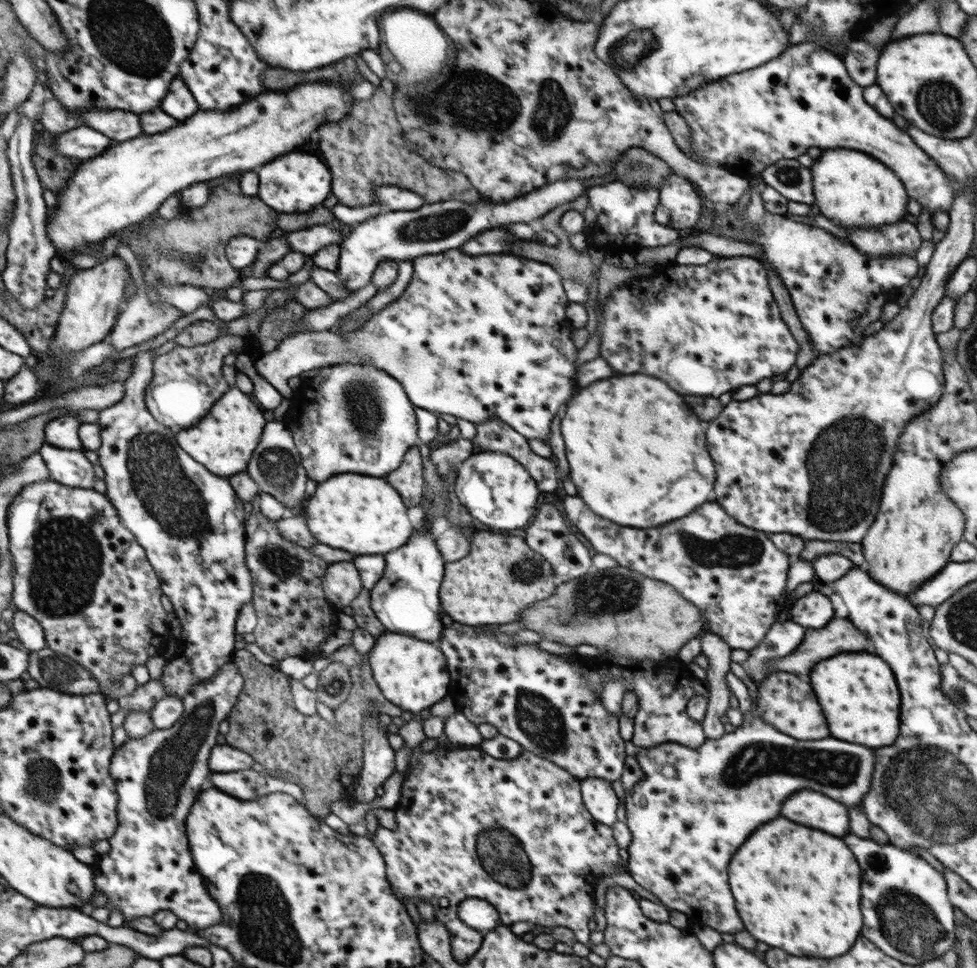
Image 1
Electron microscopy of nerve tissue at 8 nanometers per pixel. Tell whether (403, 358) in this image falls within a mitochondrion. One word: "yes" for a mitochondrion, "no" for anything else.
yes

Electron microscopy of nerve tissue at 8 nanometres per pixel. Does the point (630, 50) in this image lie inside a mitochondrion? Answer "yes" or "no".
yes

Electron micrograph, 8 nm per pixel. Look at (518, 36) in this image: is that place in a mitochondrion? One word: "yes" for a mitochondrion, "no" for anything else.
no

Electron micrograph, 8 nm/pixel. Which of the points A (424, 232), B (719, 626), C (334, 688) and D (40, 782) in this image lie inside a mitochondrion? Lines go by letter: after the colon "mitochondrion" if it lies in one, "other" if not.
A: mitochondrion
B: other
C: mitochondrion
D: mitochondrion

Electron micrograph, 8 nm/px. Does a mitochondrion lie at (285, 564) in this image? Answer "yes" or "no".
yes

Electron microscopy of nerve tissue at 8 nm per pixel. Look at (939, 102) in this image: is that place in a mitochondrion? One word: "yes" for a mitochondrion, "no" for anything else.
yes

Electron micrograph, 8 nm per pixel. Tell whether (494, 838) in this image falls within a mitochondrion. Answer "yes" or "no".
yes

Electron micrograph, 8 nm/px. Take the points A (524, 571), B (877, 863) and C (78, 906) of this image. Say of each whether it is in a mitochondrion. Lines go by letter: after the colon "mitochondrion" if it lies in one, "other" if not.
A: mitochondrion
B: mitochondrion
C: other

